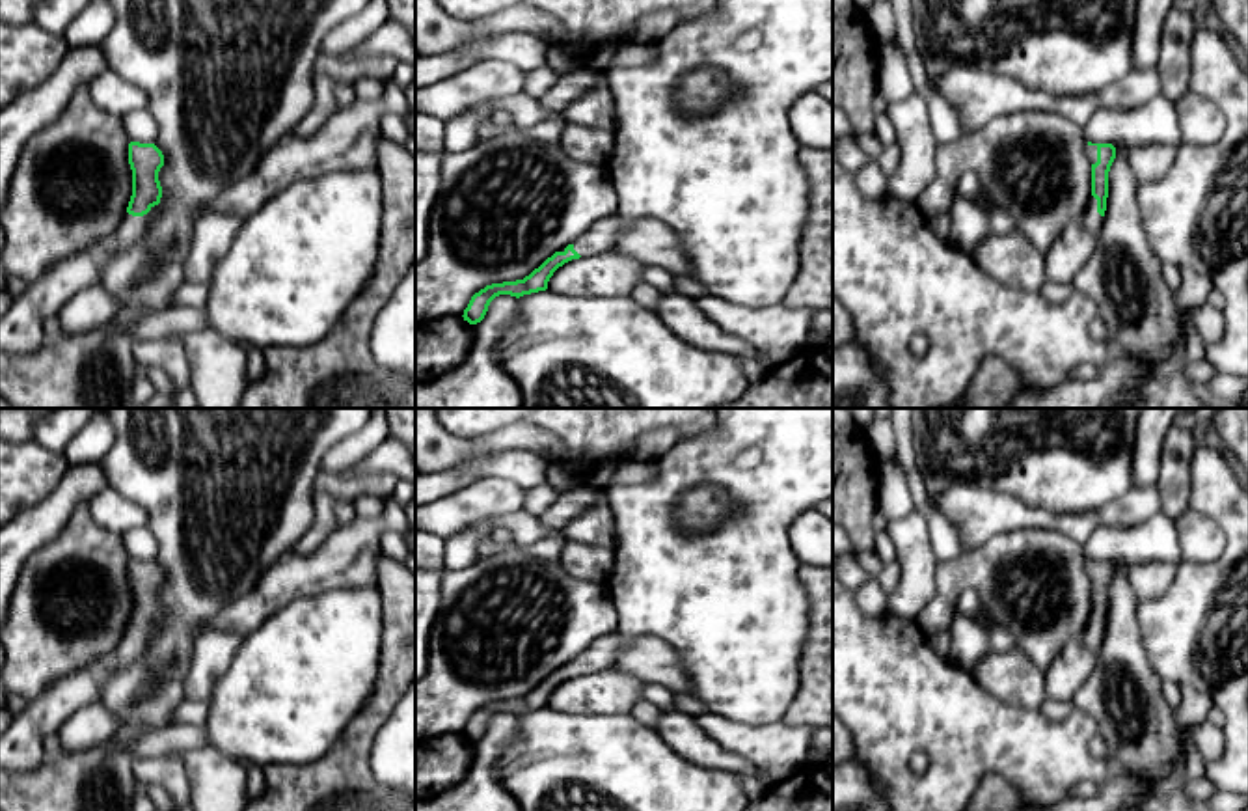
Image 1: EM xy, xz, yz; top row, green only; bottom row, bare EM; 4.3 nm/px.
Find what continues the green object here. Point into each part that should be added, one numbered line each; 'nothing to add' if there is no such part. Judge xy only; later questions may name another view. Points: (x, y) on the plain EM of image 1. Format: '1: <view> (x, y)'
1: xy (131, 646)

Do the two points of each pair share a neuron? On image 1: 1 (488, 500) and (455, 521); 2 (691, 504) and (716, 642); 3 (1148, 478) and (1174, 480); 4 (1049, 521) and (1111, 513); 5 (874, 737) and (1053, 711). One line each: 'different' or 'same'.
1: same
2: different
3: different
4: same
5: different

